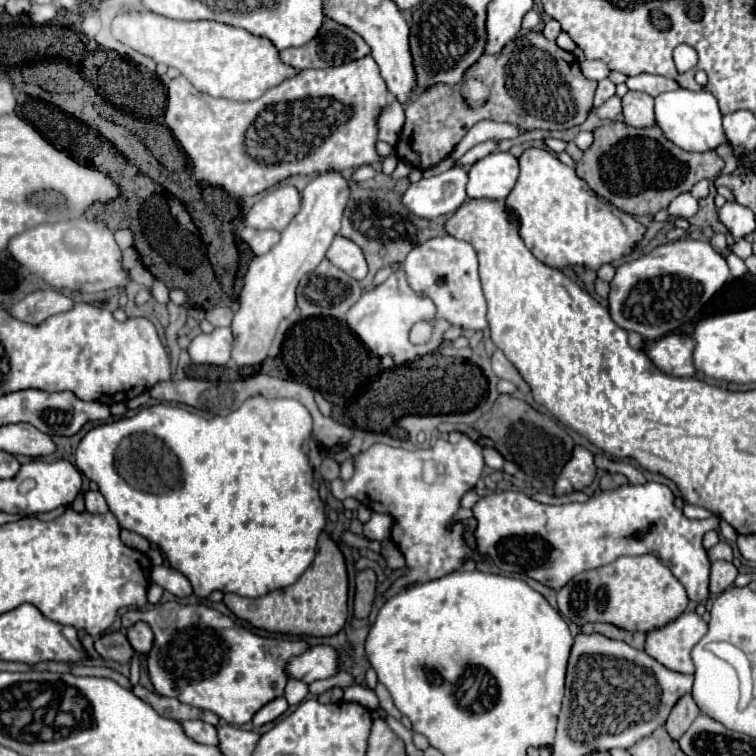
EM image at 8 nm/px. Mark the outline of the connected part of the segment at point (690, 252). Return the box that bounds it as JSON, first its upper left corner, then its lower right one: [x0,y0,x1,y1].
[608,238,730,340]

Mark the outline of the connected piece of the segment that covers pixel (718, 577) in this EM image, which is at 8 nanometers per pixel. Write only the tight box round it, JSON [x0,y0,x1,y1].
[710,560,738,594]

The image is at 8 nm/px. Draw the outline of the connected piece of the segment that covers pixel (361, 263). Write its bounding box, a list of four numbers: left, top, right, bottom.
[328,236,368,280]

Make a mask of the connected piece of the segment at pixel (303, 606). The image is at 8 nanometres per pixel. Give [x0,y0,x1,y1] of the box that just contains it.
[224,532,348,636]

